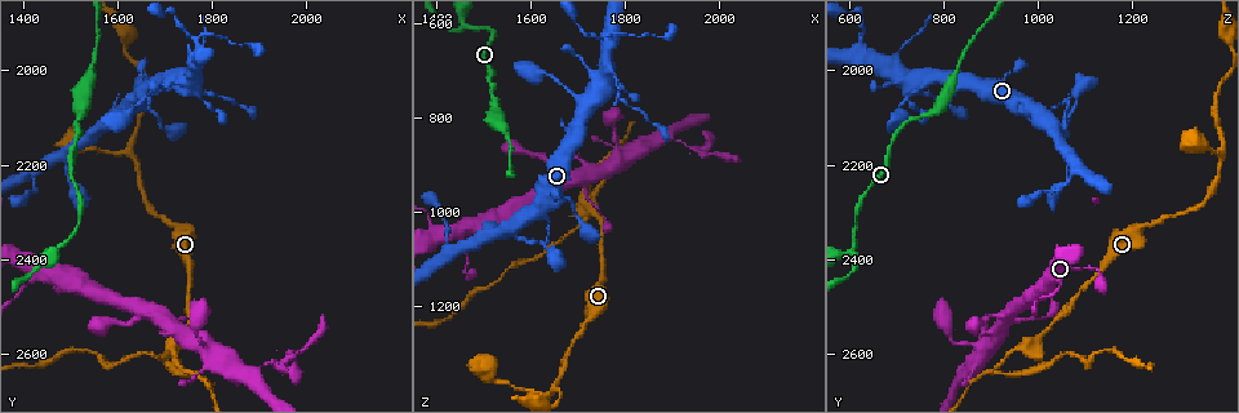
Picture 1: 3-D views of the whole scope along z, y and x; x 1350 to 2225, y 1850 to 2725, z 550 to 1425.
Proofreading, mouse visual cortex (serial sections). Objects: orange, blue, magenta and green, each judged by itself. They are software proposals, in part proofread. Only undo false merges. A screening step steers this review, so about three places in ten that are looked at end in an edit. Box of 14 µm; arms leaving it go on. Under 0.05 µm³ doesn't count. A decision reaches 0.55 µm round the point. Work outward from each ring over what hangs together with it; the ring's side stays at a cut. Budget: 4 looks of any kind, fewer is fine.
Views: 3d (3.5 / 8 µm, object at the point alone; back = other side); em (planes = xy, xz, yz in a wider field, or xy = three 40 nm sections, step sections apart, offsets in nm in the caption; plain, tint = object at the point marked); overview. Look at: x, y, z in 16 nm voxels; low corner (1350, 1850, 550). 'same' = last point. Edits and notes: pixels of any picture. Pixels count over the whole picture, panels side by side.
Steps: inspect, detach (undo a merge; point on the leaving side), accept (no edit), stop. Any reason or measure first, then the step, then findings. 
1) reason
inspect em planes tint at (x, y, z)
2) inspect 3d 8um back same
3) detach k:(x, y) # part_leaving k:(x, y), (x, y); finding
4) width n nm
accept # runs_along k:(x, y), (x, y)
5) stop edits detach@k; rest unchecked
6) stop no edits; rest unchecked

sharp bend
inspect 3d 3.5um at (1755, 2640, 895)

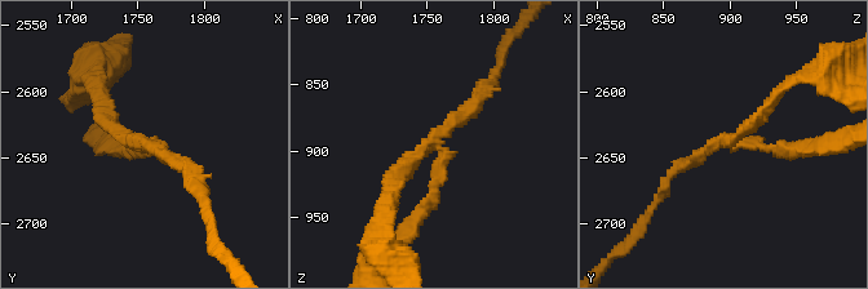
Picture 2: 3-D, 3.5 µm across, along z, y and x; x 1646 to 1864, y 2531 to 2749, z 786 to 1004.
arms 3; arm_widths 150, 150, 200 nm; now the EM
inspect em planes tint at (1752, 2636, 896)

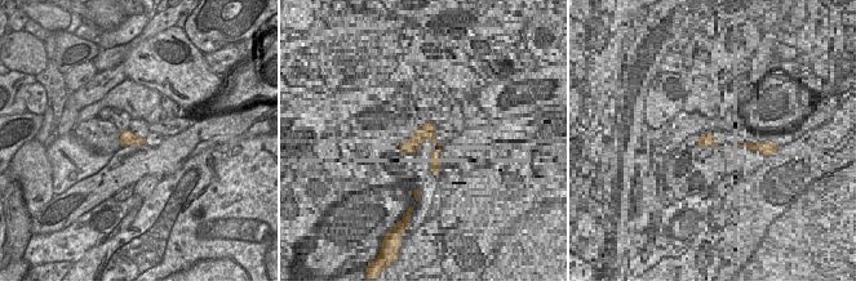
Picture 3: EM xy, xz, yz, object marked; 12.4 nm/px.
detach 2:(434, 191) # part_leaving 2:(738, 145), (816, 149), (840, 141); a second cell is stuck on

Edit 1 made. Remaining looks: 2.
calibre changes
inspect 3d 3.5um at (1770, 2035, 735)

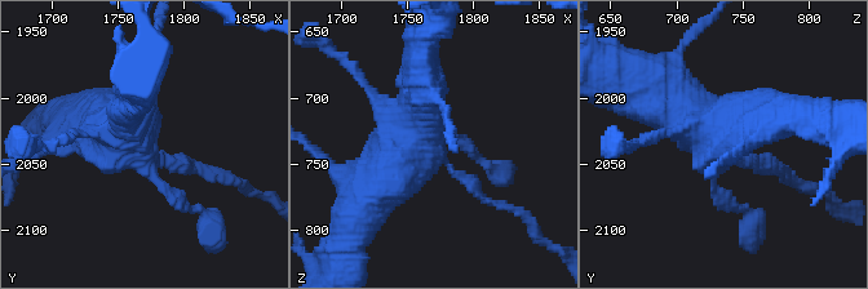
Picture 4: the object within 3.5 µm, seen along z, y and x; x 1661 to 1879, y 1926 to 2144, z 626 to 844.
inspect em planes tint at (1770, 2040, 738)

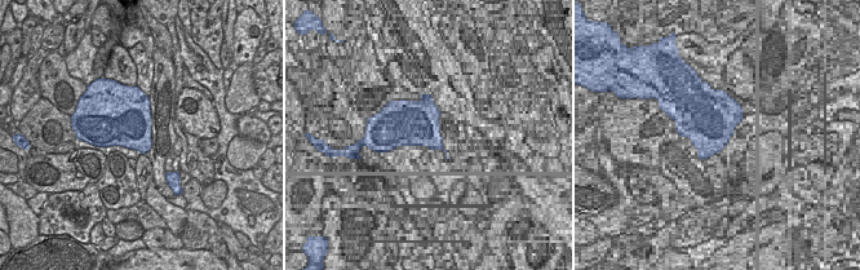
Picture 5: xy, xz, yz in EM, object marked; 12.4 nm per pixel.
accept # continuous, no second cell

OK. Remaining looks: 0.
stop edits detach@2; rest unchecked

